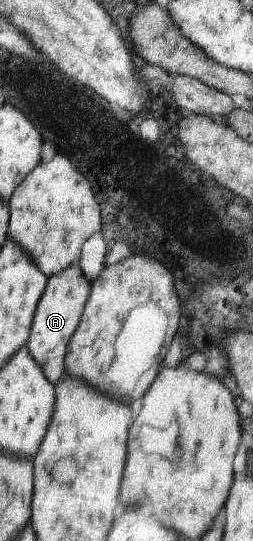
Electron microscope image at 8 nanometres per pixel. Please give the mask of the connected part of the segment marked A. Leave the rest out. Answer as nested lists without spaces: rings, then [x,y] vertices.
[[[81,265],[65,269],[55,276],[49,277],[49,282],[35,311],[35,321],[31,329],[31,339],[27,343],[28,351],[43,369],[46,377],[57,386],[67,373],[66,356],[72,336],[75,335],[83,319],[87,301],[91,296],[91,281],[84,275]]]

